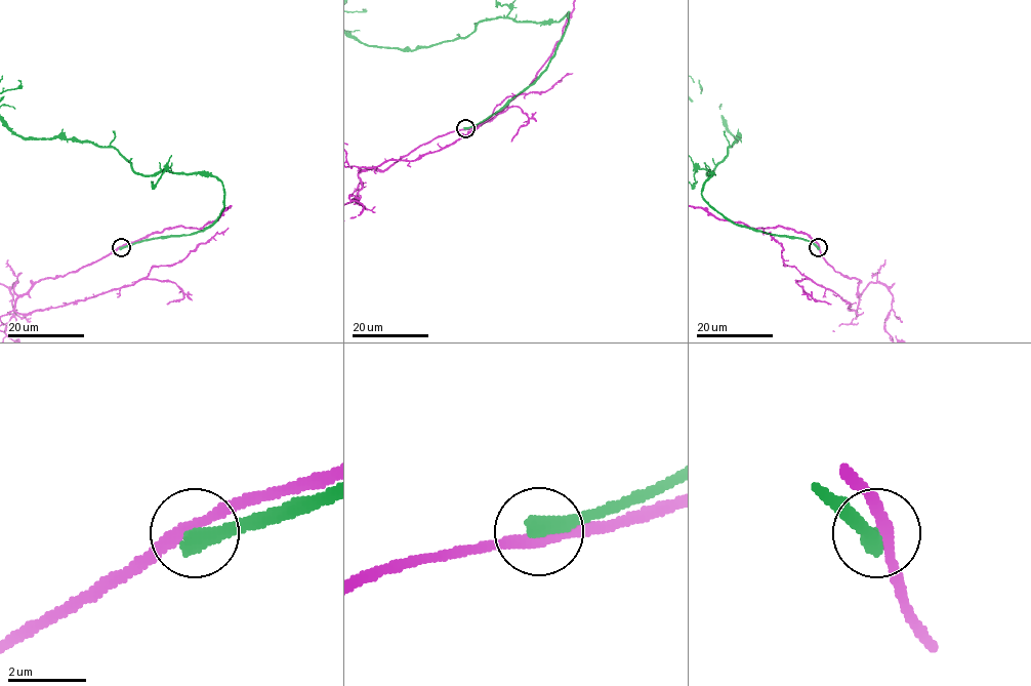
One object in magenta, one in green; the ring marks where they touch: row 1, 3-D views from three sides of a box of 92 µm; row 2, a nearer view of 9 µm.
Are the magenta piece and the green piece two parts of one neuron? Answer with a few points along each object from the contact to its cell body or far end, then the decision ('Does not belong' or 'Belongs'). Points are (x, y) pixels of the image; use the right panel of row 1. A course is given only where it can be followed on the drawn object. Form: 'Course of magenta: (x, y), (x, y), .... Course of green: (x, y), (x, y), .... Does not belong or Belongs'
Course of green: (819, 247), (733, 224), (701, 194), (707, 171), (740, 138), (716, 106). Does not belong

